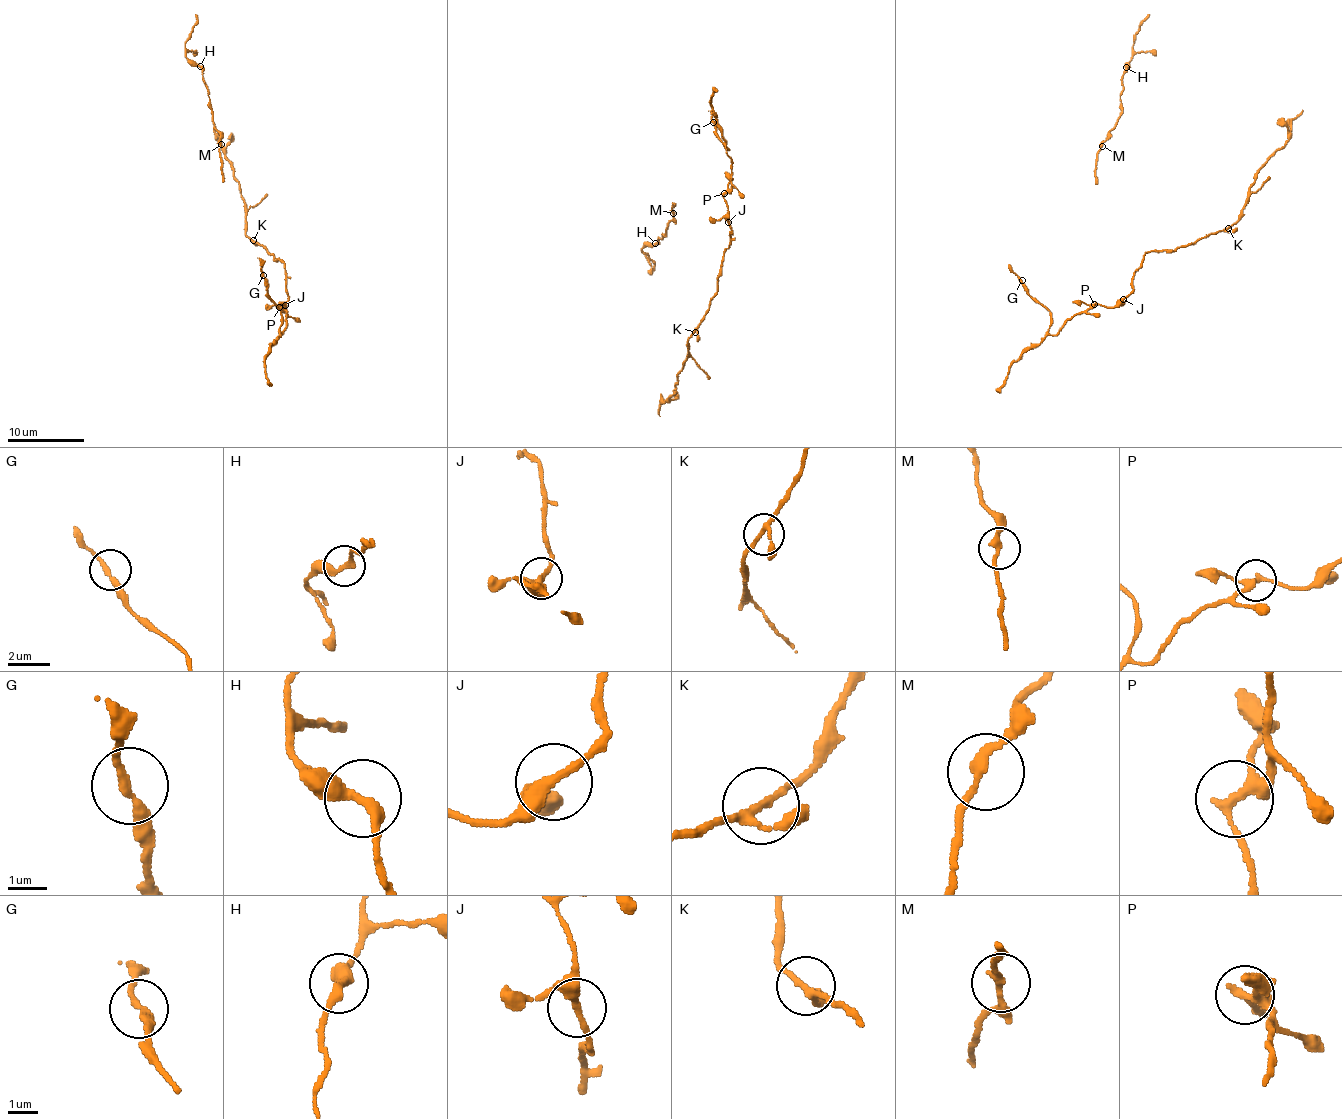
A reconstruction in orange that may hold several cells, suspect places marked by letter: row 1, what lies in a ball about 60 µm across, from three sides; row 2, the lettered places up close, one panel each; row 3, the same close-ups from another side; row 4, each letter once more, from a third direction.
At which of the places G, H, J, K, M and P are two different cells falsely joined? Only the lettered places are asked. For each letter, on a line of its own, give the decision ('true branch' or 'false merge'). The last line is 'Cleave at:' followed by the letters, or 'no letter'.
G: true branch
H: true branch
J: true branch
K: true branch
M: true branch
P: true branch
Cleave at: no letter

